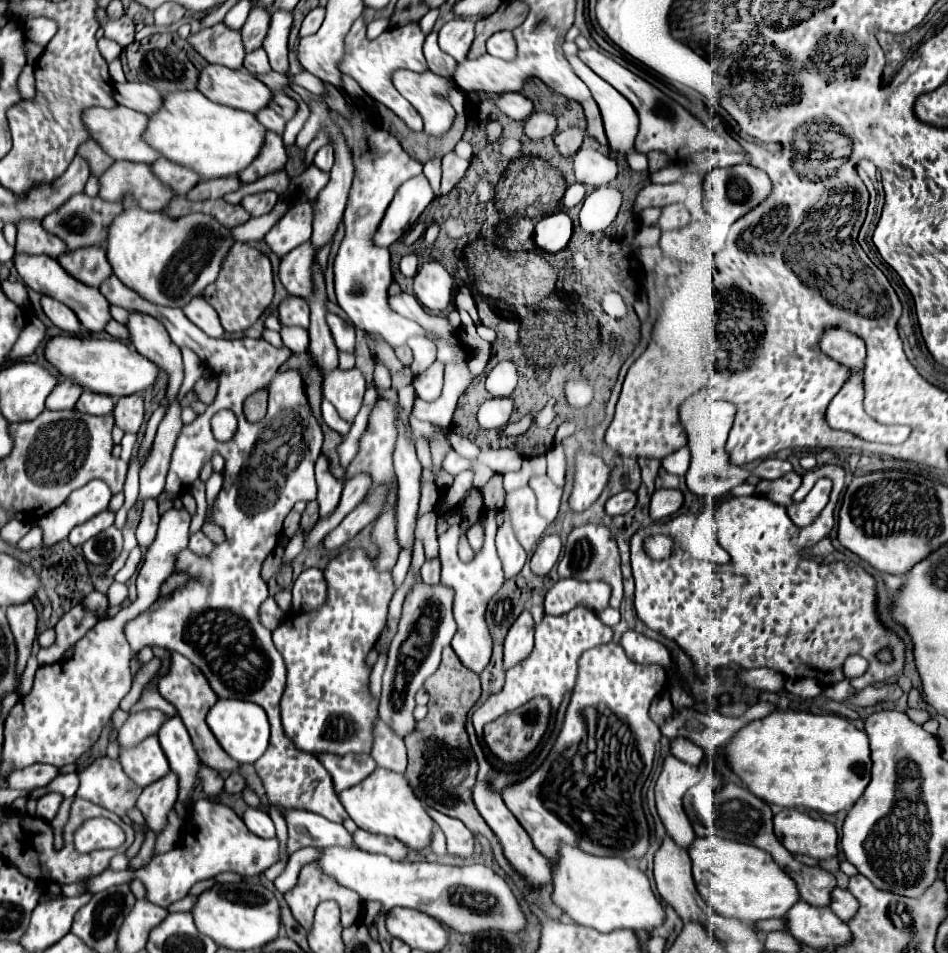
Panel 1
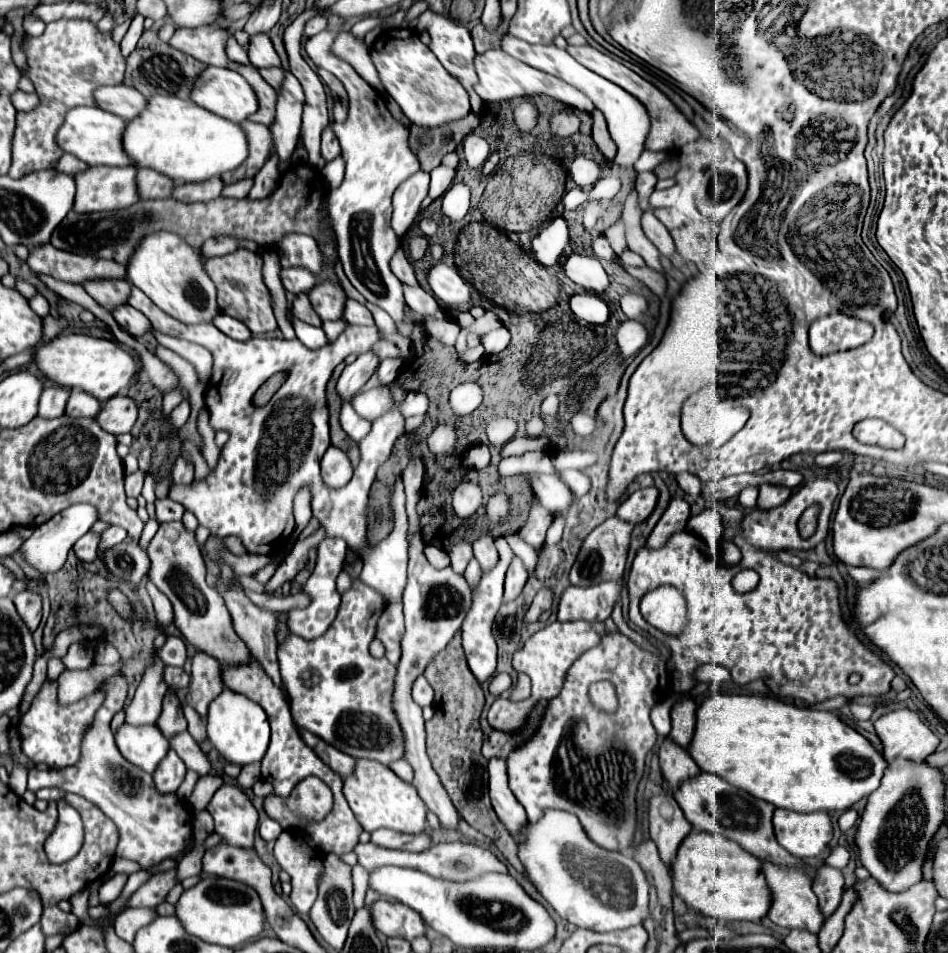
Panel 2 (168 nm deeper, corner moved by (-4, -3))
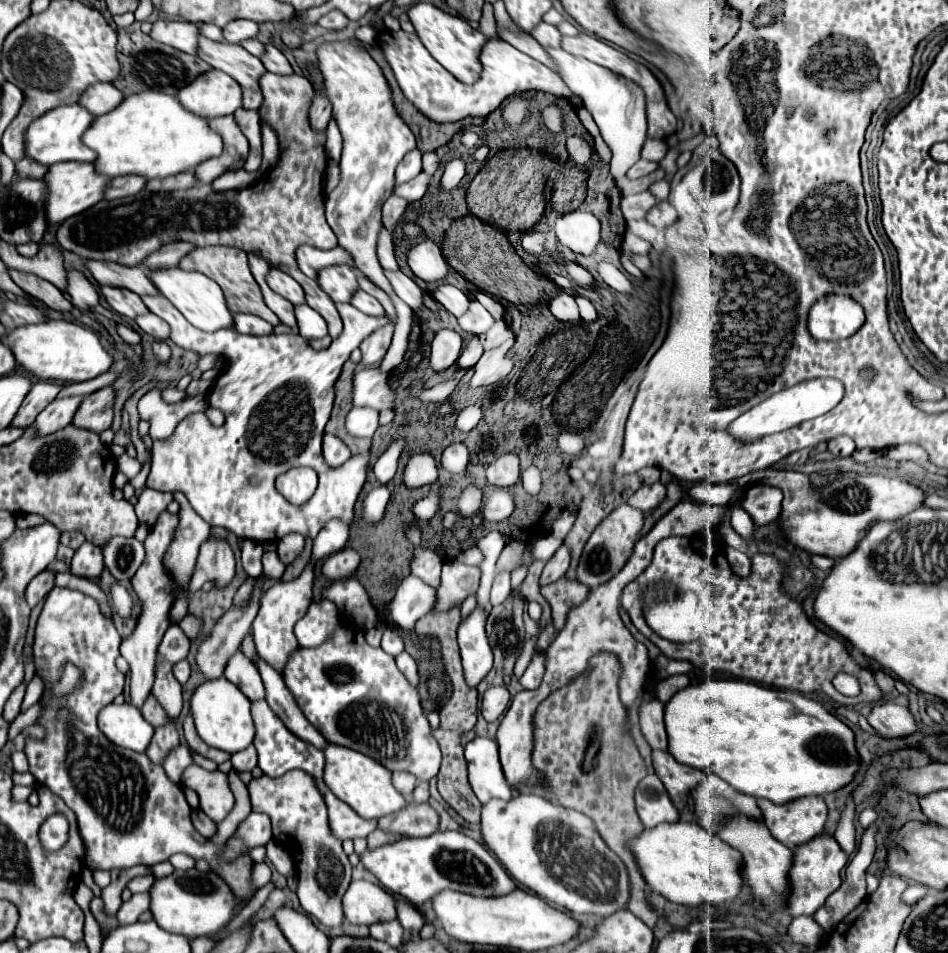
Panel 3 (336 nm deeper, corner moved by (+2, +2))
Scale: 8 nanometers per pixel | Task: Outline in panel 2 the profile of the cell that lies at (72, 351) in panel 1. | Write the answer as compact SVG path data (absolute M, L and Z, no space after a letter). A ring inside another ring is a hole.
M87 334L55 336L53 340L43 342L35 348L33 360L35 360L37 368L51 382L65 386L65 388L83 390L101 402L109 400L115 394L125 392L131 386L133 376L139 370L139 364L131 358L131 354L127 350L113 344L111 340L103 340L103 338L87 336Z

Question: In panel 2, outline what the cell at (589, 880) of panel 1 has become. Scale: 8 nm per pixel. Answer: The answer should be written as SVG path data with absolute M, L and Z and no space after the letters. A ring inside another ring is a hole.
M543 810L543 816L539 822L529 822L523 826L521 842L517 844L517 856L523 862L525 874L531 880L531 884L539 890L539 894L555 908L555 912L569 920L571 924L595 932L611 932L611 930L623 930L629 926L637 926L647 918L649 910L649 884L639 868L639 864L633 858L625 858L623 852L611 852L603 850L595 842L591 842L575 818L575 814L567 814L563 810Z

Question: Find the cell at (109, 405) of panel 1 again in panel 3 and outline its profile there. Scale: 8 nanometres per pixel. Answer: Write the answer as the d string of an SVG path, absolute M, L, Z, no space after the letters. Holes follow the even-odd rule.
M73 395L73 397L63 397L63 399L49 403L49 407L43 409L39 413L37 421L33 423L37 427L37 433L47 435L47 433L53 433L53 431L69 425L73 421L73 413L77 413L83 399L85 397L81 397L81 395Z

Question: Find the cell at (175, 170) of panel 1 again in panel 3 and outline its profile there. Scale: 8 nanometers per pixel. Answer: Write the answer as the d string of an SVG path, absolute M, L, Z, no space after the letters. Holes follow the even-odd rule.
M123 175L109 181L109 189L105 193L105 199L117 199L117 197L129 197L137 195L147 185L147 179L141 175Z

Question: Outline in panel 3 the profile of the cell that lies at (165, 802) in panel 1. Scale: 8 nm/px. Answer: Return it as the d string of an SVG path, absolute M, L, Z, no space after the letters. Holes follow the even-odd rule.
M169 723L165 725L165 729L155 729L155 735L153 735L153 741L149 745L149 749L145 751L145 755L155 763L155 765L161 765L165 761L165 757L175 749L179 747L181 739L175 731L175 725Z

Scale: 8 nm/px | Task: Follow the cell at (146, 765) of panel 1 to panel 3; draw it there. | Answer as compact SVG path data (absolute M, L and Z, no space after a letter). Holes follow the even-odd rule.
M107 705L99 713L99 729L105 733L109 741L113 741L119 747L145 753L153 739L153 727L143 719L139 709L133 709L133 705Z

